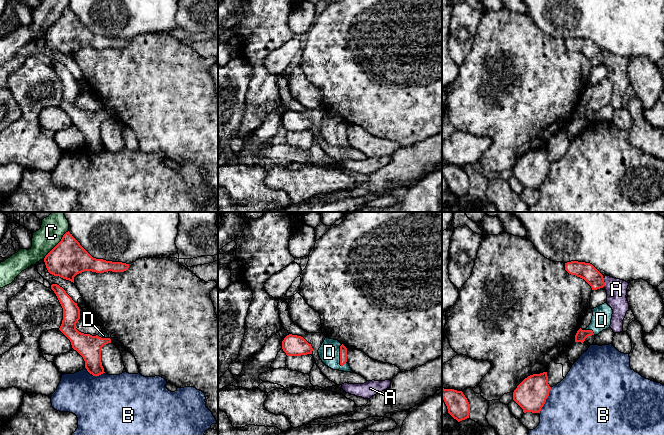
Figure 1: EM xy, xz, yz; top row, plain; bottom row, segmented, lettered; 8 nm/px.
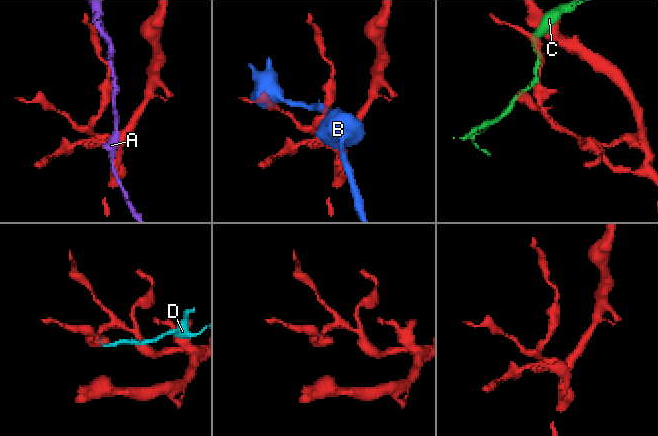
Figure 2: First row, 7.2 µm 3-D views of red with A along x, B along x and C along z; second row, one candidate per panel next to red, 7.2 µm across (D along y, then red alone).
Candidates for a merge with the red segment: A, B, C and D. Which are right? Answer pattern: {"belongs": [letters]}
{"belongs": ["D"]}

